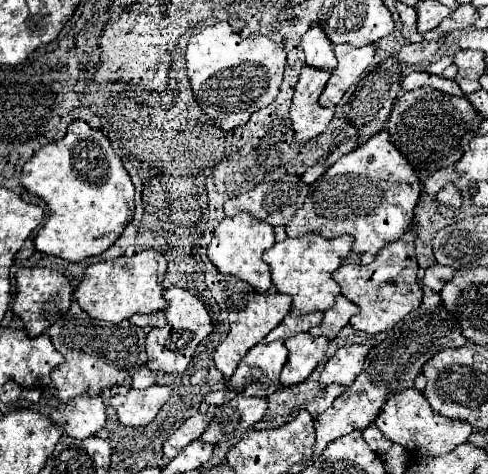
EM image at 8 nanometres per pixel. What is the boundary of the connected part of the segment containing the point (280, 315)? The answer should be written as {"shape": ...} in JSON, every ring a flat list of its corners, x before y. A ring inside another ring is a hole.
{"shape":[[238,293,228,299,228,321,230,321,230,333,228,337,216,347,214,351,214,363,220,369,224,377,230,377,238,361,246,355,250,347,260,343,288,313,290,313,290,295,274,293,274,295,262,295,262,293]]}

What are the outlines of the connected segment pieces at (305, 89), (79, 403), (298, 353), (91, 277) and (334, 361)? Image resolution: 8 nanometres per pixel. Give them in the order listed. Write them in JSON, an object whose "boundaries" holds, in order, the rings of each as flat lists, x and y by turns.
{"boundaries":[[[308,65,302,67,300,81,296,85,296,93,292,97,292,107,290,107,294,141,298,141,298,145,304,145,316,135,324,133,324,129,334,117,336,111,334,107,324,109,318,103,318,97,322,95,328,77,330,71,314,69]],[[78,395,64,407,64,433,74,439,96,435,106,423,106,407,102,397]],[[300,333,286,341,288,347,288,361,280,375,280,387,292,387,302,383,316,365,324,359,328,349,326,337,312,337,310,333]],[[156,249,134,253,132,257,98,261,84,271,84,279,76,287,74,299,78,301,82,311,92,315,92,319,120,323,136,313,154,313,166,307,166,299,162,299,164,275,166,275,166,259]],[[344,345,334,357,330,357,320,375,320,387,328,387,332,383,352,385,362,371,370,347,366,345]]]}

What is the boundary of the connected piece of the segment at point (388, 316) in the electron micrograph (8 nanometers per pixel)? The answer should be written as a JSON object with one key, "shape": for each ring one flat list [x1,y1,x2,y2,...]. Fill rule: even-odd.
{"shape":[[406,231,398,241,388,243,370,265,340,265,334,271,334,281,340,285,342,295,358,305,360,313,350,319,350,325,364,333,380,333,394,327,410,311,422,303,422,289,416,281,418,265,414,257,414,233]]}

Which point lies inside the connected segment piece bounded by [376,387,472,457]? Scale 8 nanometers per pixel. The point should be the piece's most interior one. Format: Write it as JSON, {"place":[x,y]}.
{"place":[406,418]}

